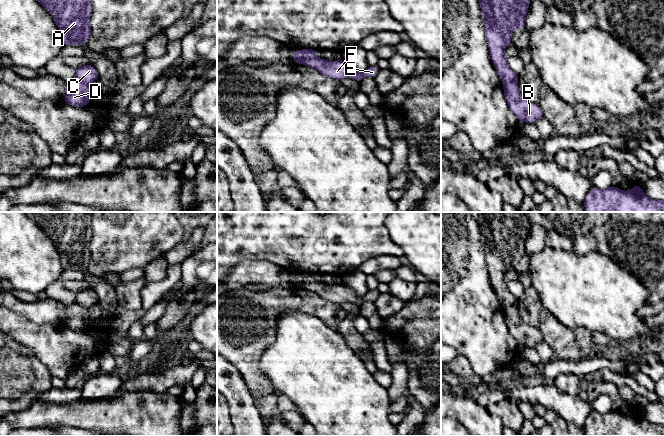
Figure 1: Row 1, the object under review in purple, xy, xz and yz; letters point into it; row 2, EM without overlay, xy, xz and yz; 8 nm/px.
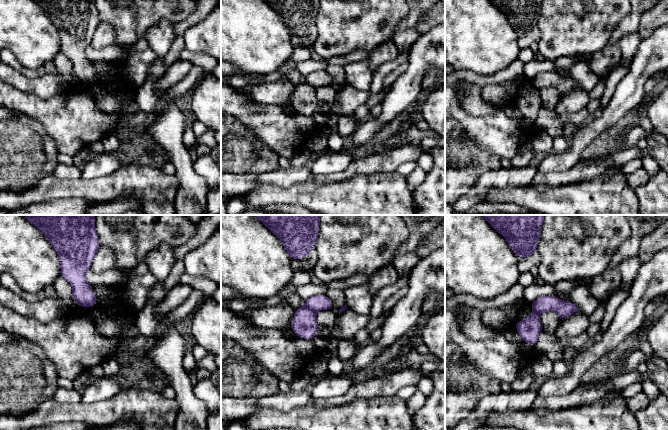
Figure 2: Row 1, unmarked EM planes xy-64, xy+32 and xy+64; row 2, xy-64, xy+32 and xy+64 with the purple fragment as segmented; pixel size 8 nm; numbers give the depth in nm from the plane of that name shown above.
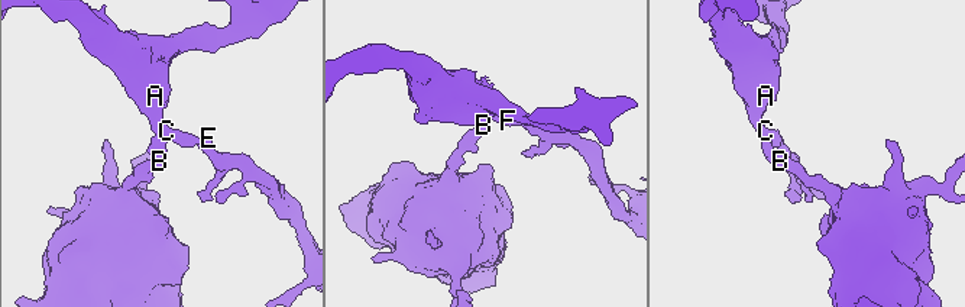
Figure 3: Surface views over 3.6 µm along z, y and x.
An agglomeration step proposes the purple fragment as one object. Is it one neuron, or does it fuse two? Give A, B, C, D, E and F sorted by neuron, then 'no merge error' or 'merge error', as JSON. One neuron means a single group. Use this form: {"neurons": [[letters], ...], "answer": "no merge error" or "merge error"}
{"neurons": [["A", "C", "E", "F"], ["B", "D"]], "answer": "merge error"}

